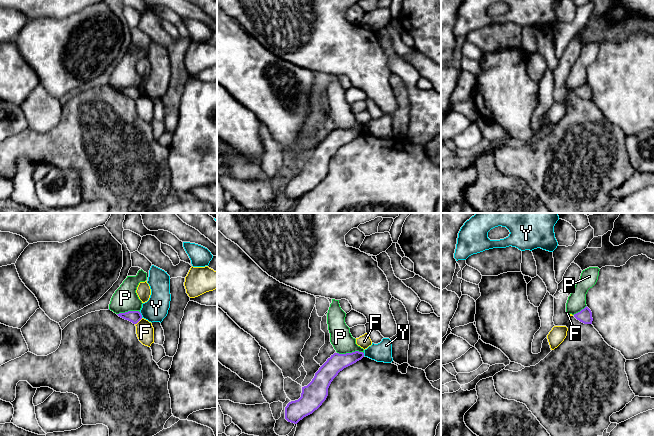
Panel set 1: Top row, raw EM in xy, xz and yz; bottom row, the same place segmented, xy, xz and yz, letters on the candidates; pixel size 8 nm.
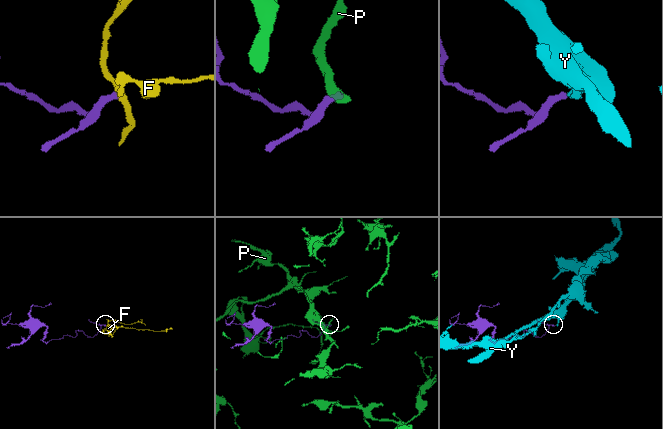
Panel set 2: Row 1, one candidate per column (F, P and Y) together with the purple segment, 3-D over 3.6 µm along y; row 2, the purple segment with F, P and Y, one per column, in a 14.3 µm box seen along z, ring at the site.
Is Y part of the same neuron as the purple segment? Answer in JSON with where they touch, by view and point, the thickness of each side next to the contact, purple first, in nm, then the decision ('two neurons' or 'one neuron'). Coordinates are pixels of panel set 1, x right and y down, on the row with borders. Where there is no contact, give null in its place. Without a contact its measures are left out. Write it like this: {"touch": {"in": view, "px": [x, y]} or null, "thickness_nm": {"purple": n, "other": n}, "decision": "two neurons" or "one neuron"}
{"touch": {"in": "xy", "px": [141, 315]}, "thickness_nm": {"purple": 100, "other": 190}, "decision": "two neurons"}

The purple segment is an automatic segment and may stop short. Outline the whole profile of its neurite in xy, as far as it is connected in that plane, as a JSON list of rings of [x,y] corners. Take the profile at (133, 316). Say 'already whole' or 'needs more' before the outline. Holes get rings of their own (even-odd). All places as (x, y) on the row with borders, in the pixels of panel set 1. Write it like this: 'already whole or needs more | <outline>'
already whole | [[[128,311],[125,313],[119,313],[117,315],[125,320],[132,322],[133,324],[137,324],[142,319],[142,315],[139,311]]]

